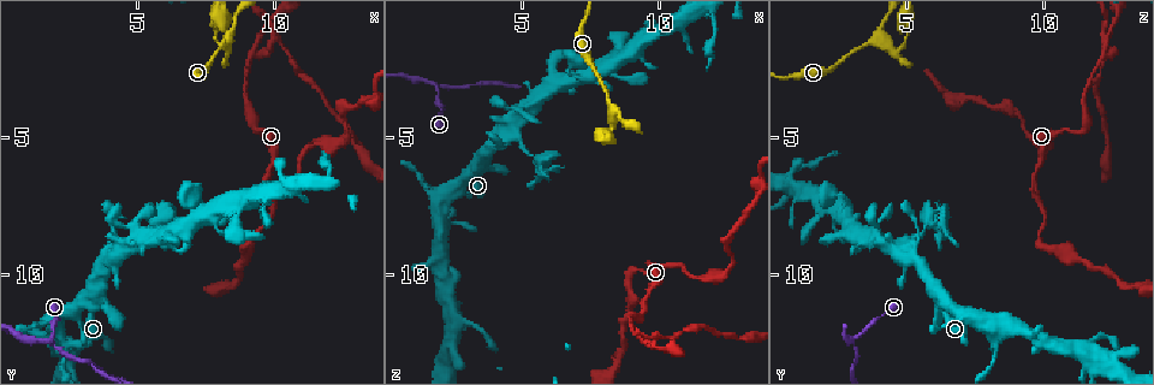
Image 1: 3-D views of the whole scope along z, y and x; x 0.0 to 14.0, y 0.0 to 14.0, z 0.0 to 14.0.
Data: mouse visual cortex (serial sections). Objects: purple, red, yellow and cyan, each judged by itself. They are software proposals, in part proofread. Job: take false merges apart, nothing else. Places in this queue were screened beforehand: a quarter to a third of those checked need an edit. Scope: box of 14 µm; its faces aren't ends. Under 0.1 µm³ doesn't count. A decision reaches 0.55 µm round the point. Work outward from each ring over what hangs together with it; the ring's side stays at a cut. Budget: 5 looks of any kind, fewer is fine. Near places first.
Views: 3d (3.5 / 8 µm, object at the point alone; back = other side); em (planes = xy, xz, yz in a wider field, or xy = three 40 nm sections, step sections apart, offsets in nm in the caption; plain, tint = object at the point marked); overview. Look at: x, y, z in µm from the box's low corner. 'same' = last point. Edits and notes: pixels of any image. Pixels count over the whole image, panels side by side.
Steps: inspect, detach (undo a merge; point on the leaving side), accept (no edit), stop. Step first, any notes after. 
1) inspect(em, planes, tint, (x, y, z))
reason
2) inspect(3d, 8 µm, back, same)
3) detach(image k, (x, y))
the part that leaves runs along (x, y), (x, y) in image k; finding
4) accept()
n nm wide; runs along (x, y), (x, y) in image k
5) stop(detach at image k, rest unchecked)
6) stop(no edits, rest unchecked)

inspect(3d, 3.5 µm, (12.7, 5.1, 9.8))
sudden change in width

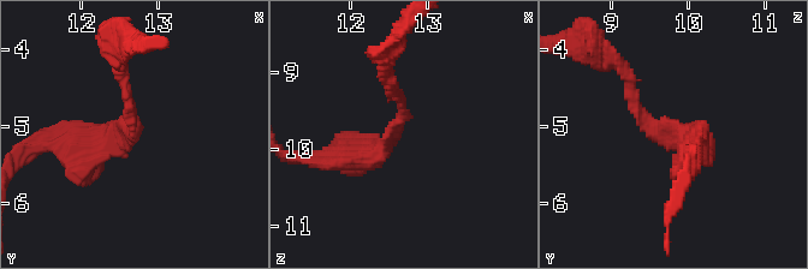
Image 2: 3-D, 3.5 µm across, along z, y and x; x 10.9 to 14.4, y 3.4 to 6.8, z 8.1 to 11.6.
inspect(em, xy, step 5, tint, (12.60, 5.10, 9.75))
arms of 150, 350 nm; now the EM

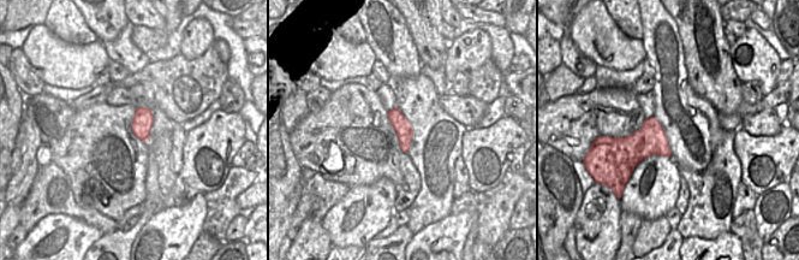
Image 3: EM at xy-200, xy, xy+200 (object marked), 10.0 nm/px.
accept()
runs along (57, 145), (126, 135), (123, 79) in image 2; all the same cell

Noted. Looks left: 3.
inspect(3d, 3.5 µm, (8.2, 1.5, 3.9))
sudden change in width

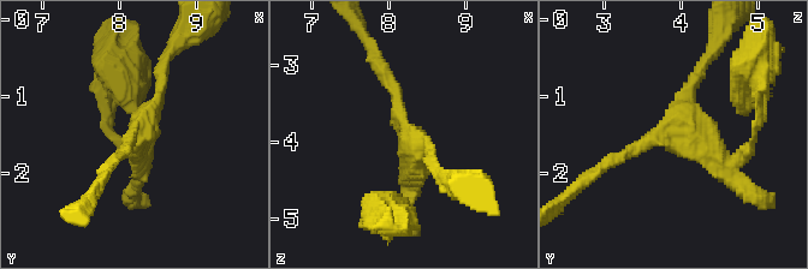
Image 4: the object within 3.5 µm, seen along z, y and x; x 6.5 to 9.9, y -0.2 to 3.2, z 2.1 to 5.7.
inspect(em, xy, step 1, tint, (8.30, 1.45, 3.90))
3 arms; arms of 150, 200, 250 nm

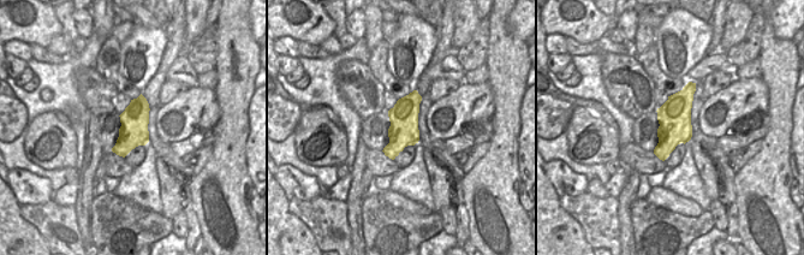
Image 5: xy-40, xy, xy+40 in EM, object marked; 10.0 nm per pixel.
inspect(em, planes, tint, same)

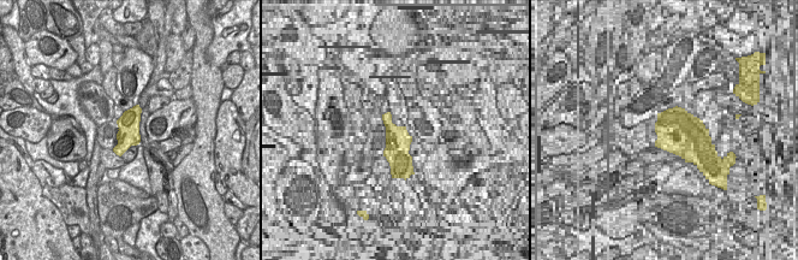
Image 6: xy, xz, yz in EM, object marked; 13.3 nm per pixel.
accept()
runs along (384, 72), (410, 135), (407, 202) in image 4; all the same cell

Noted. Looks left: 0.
stop(no edits, rest unchecked)

